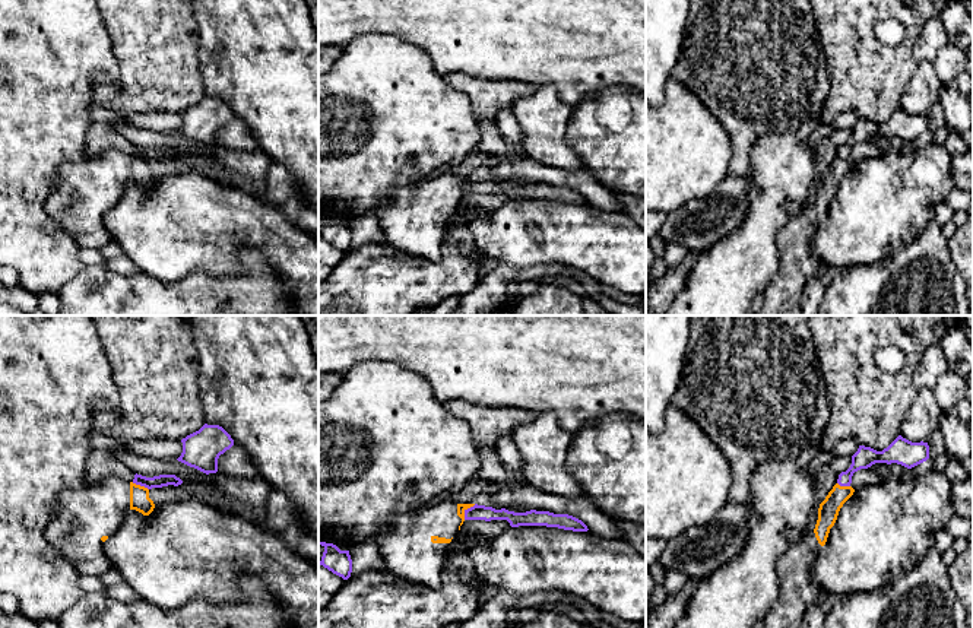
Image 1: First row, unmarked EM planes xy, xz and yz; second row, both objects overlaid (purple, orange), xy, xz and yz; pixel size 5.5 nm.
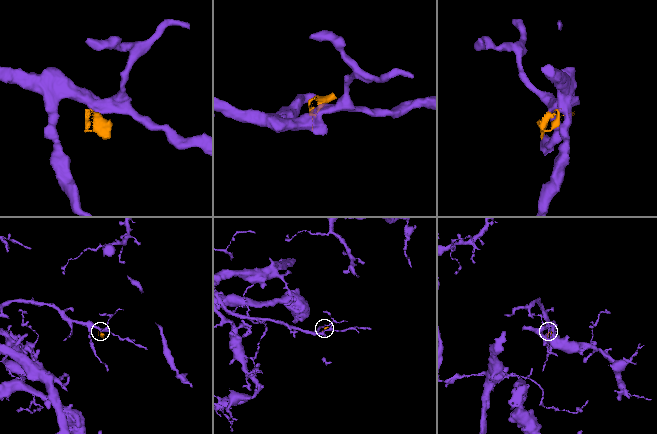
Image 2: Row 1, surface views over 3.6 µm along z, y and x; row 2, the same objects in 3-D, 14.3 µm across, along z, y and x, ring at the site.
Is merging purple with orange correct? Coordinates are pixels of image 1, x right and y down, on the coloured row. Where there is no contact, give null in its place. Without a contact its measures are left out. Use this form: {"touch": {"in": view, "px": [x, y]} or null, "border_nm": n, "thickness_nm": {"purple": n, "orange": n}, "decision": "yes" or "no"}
{"touch": {"in": "xz", "px": [466, 510]}, "border_nm": 110, "thickness_nm": {"purple": 80, "orange": 50}, "decision": "no"}

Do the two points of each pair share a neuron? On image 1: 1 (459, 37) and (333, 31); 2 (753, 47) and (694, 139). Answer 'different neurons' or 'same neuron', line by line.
1: same neuron
2: different neurons

